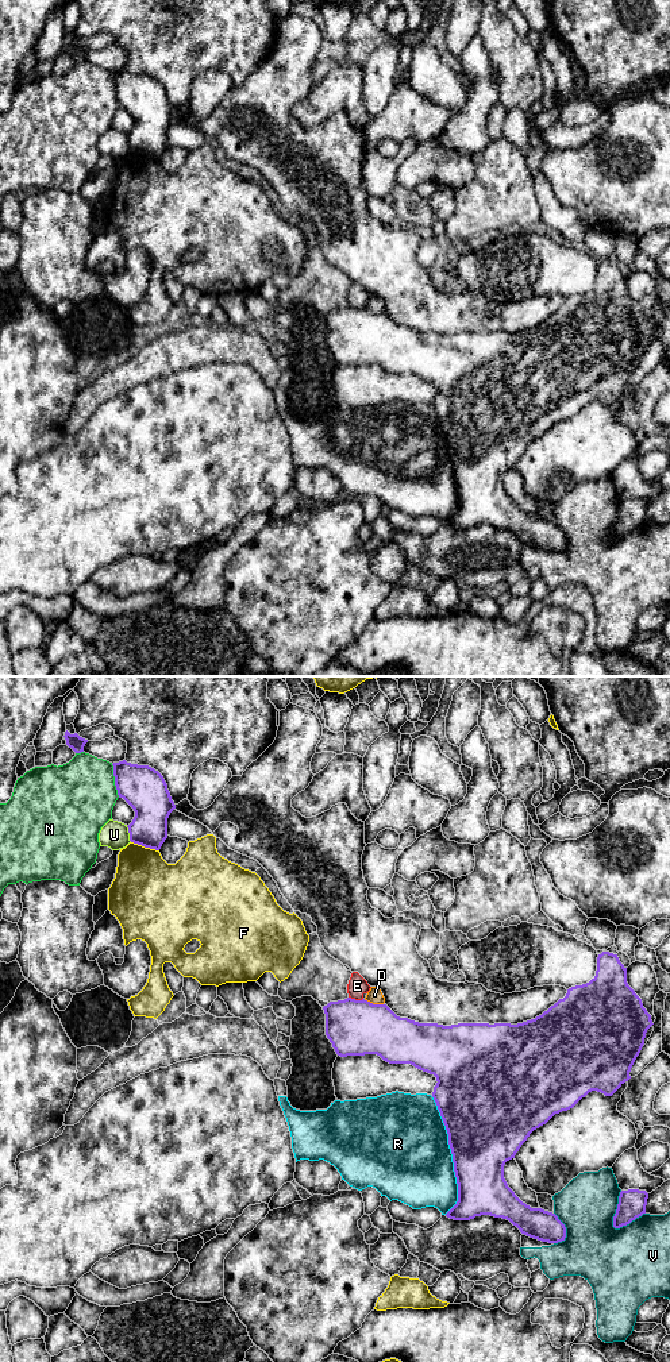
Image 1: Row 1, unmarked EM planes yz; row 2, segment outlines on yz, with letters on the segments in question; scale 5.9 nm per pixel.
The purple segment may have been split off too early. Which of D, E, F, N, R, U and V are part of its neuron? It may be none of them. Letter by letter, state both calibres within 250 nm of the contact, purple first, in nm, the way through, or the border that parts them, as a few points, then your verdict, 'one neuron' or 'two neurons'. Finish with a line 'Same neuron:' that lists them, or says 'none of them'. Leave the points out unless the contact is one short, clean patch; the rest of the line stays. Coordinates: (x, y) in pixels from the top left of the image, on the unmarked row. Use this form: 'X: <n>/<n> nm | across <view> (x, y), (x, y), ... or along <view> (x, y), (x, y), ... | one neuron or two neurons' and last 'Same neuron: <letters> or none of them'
D: 340/90 nm | two neurons
E: 340/120 nm | along yz (349, 305), (362, 308) | two neurons
F: 220/400 nm | two neurons
N: 260/440 nm | two neurons
R: 460/480 nm | two neurons
U: 240/160 nm | along yz (126, 135), (131, 150) | two neurons
V: 160/340 nm | two neurons
Same neuron: none of them

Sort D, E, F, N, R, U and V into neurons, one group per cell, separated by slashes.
D / E / F / N / R / U / V

